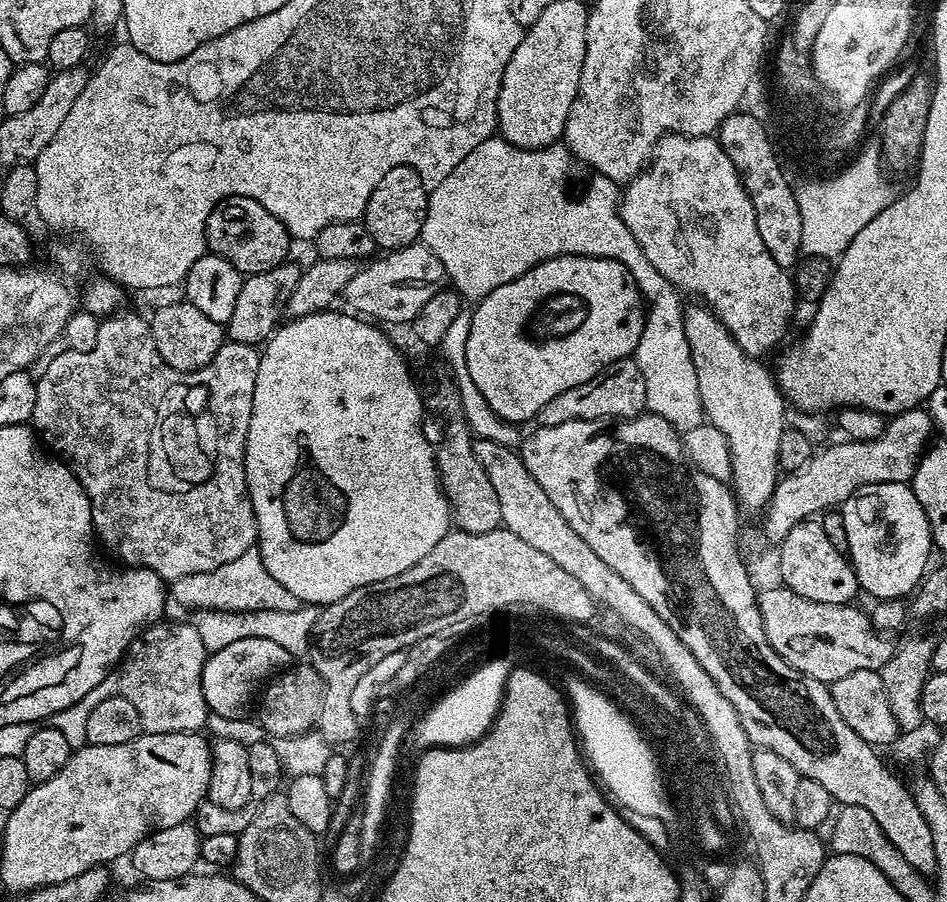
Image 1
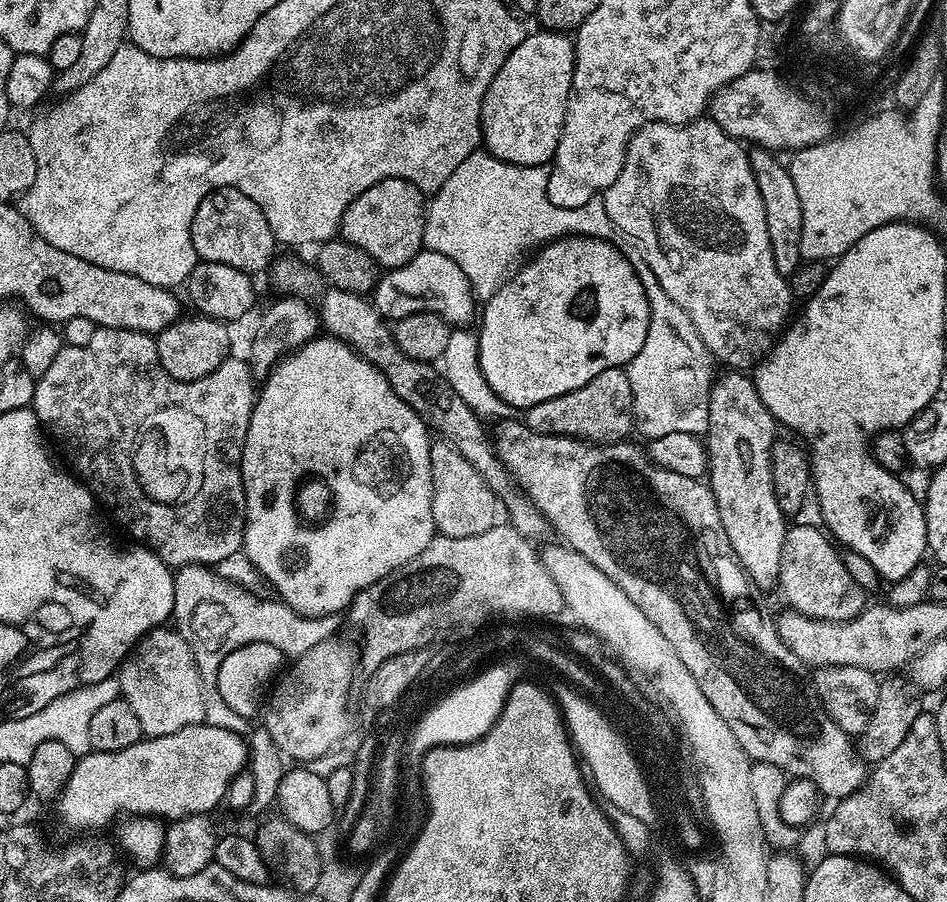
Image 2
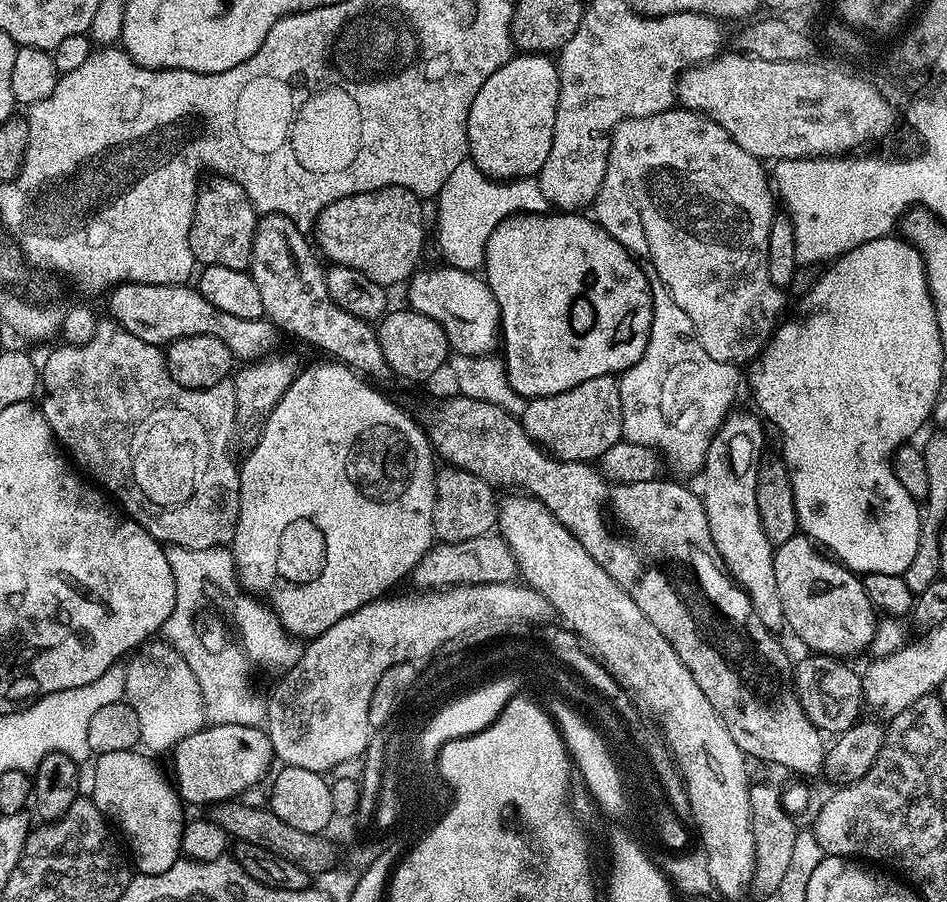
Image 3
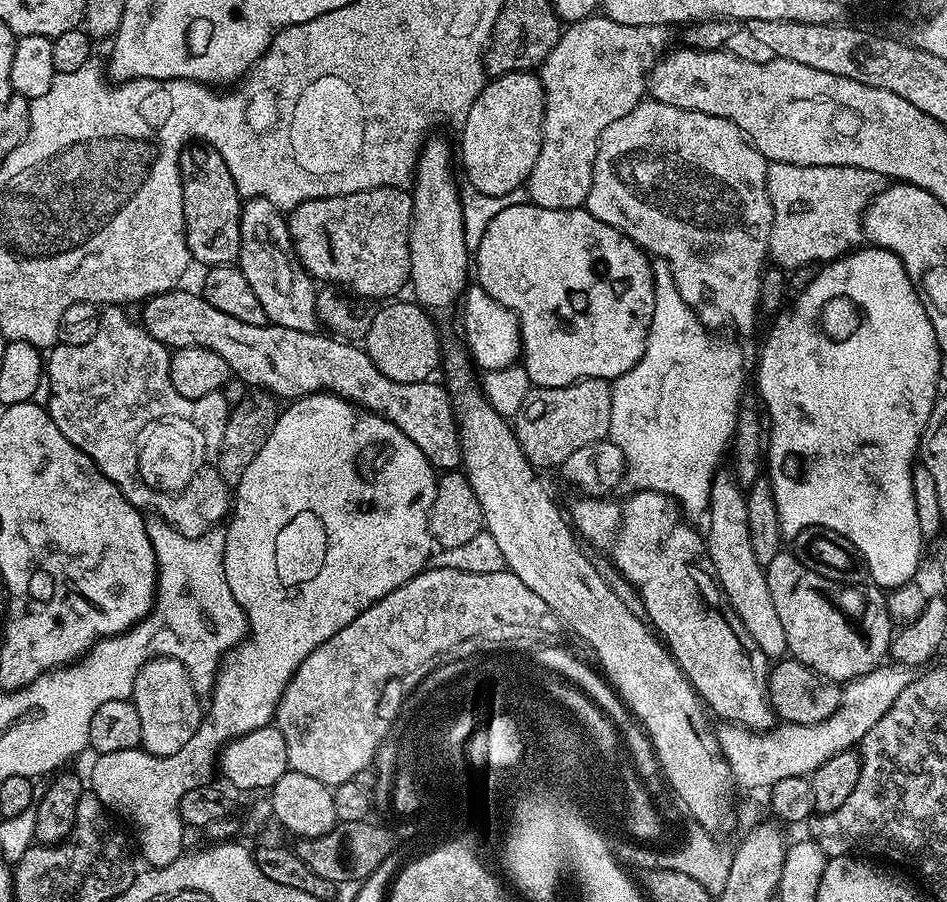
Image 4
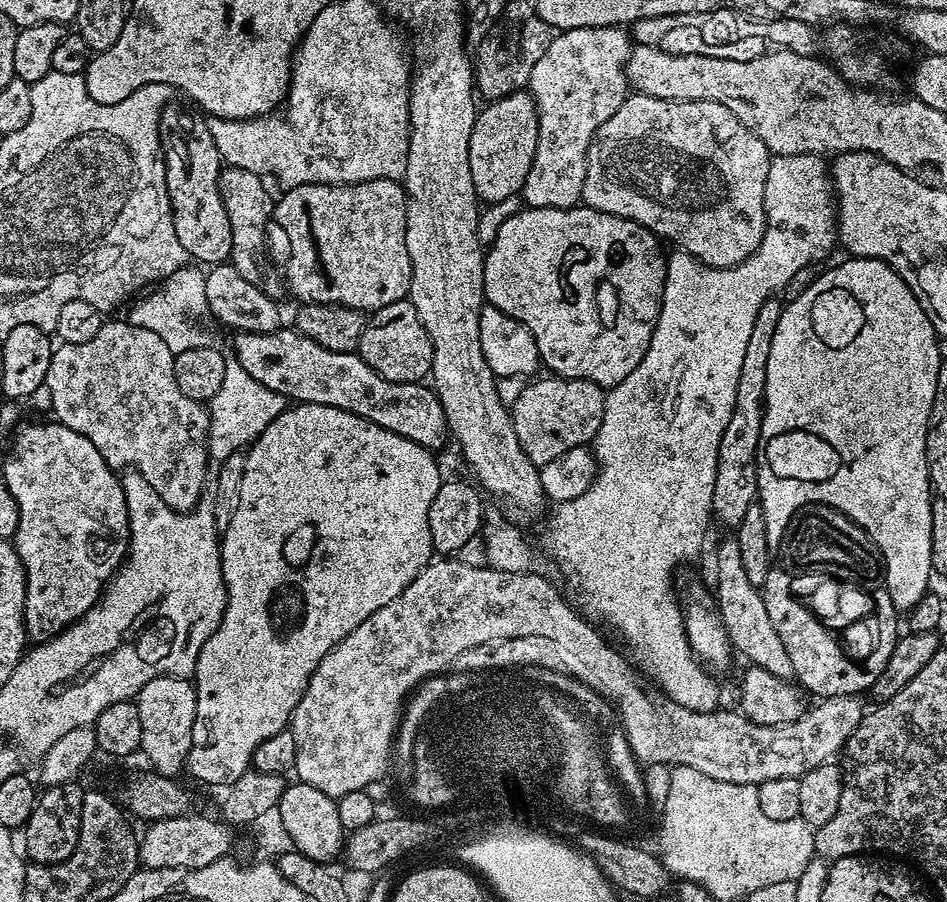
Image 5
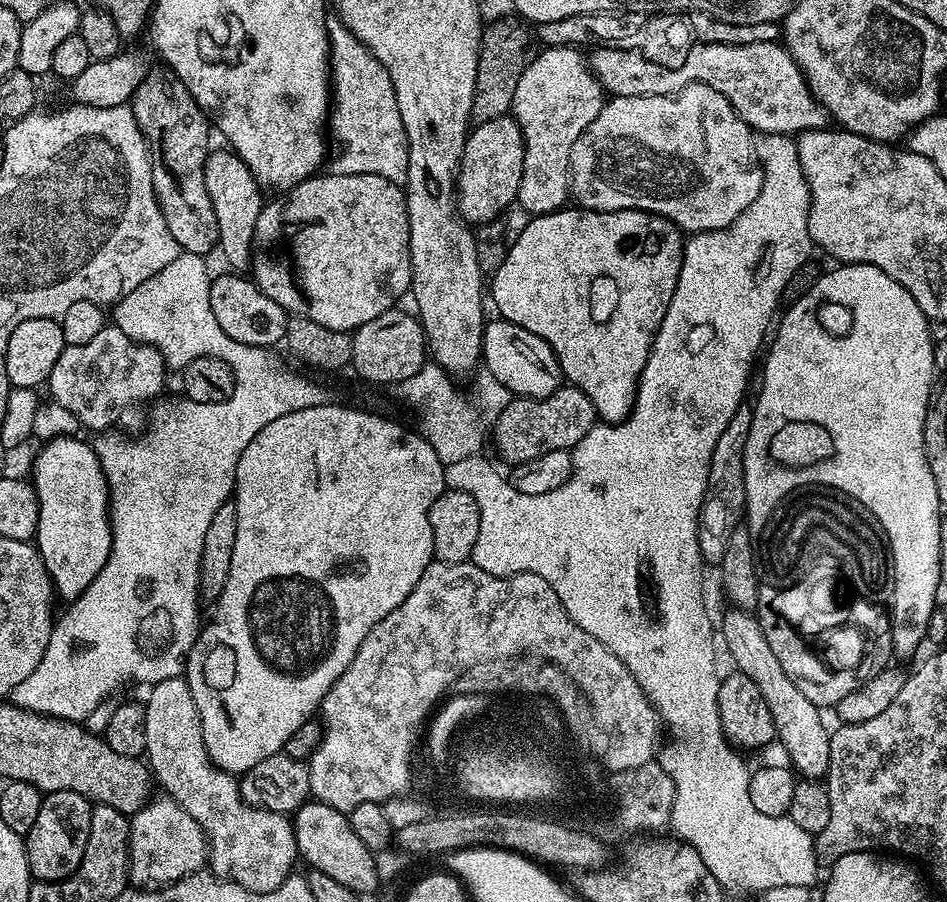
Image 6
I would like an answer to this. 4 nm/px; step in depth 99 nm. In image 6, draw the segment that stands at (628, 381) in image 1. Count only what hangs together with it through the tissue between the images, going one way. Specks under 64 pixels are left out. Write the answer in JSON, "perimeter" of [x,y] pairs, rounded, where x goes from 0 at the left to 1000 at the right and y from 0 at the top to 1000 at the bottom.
{"perimeter":[[[592,428],[583,439],[578,439],[571,443],[560,443],[556,441],[541,441],[532,449],[527,461],[522,467],[522,473],[518,476],[517,488],[524,491],[524,501],[530,509],[536,513],[536,517],[546,514],[554,514],[558,510],[568,508],[572,503],[581,503],[585,499],[605,498],[610,490],[615,490],[615,486],[619,486],[619,481],[630,469],[631,462],[629,451],[623,446],[623,441],[619,441],[619,437],[615,432],[603,428]]]}

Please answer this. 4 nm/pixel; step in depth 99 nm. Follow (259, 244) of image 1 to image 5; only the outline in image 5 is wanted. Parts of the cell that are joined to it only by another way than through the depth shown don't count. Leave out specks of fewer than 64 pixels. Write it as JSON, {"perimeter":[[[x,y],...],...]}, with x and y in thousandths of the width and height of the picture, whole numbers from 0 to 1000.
{"perimeter":[[[194,120],[176,121],[171,133],[171,181],[173,201],[182,229],[184,242],[184,259],[188,259],[188,268],[192,268],[195,285],[203,284],[215,295],[235,293],[245,283],[245,261],[243,259],[243,242],[239,242],[239,228],[232,218],[232,193],[234,178],[228,154],[222,149],[220,133],[206,123],[197,124]]]}

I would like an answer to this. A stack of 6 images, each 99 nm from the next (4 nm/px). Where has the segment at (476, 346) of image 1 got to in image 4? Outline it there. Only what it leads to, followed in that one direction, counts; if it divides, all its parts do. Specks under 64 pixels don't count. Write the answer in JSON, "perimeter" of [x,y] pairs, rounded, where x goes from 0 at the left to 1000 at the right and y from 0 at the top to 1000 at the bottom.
{"perimeter":[[[561,224],[548,226],[533,225],[522,242],[513,251],[509,259],[509,268],[501,277],[501,306],[505,309],[506,318],[517,326],[526,335],[530,335],[549,354],[549,380],[551,382],[551,405],[553,412],[563,422],[567,430],[592,430],[599,426],[607,426],[610,421],[640,421],[649,422],[650,418],[659,412],[664,412],[673,401],[680,396],[684,382],[684,367],[686,357],[691,353],[691,330],[693,318],[688,307],[688,288],[685,280],[681,279],[669,269],[661,259],[648,255],[648,251],[640,251],[631,242],[627,242],[616,229],[599,231],[598,233],[581,233],[569,231]]]}

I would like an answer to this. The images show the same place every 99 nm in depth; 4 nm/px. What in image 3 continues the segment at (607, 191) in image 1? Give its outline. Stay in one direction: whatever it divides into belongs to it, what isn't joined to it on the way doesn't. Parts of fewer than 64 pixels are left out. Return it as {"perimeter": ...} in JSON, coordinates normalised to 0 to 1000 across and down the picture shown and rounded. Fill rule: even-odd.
{"perimeter":[[[492,176],[471,197],[460,226],[460,271],[472,292],[493,302],[510,298],[514,268],[532,244],[550,237],[574,237],[581,227],[574,221],[569,198],[522,200]],[[679,289],[678,296],[688,323],[688,360],[678,397],[654,418],[658,487],[692,497],[704,509],[706,506],[711,517],[718,523],[738,524],[742,520],[746,499],[750,499],[754,481],[762,472],[770,457],[774,456],[776,448],[773,447],[777,443],[777,429],[781,426],[782,409],[775,404],[752,399],[750,392],[741,388],[741,384],[735,378],[735,367],[729,353],[724,353],[724,348],[716,340],[716,335],[707,330],[707,322],[703,322],[699,308],[695,308],[691,290]]]}

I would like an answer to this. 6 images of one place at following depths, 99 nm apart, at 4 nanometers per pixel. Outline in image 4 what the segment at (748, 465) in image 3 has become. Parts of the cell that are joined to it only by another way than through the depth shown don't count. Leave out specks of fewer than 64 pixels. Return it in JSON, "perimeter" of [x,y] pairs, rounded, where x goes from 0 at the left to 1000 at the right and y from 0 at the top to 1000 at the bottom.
{"perimeter":[[[757,522],[756,529],[752,532],[747,581],[746,612],[748,608],[749,621],[747,624],[756,640],[760,655],[765,657],[766,665],[788,694],[788,698],[792,698],[796,712],[805,716],[805,721],[812,729],[827,728],[832,723],[830,702],[826,700],[826,690],[817,676],[817,666],[813,664],[813,650],[807,640],[808,626],[800,623],[800,619],[796,616],[796,605],[792,603],[790,551],[781,533],[772,522]]]}

